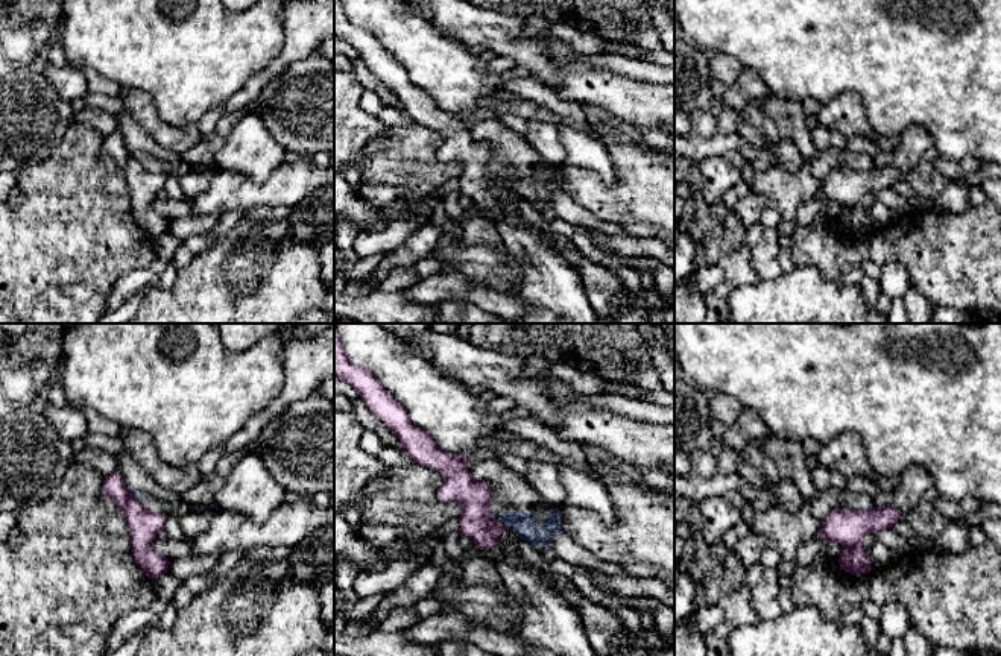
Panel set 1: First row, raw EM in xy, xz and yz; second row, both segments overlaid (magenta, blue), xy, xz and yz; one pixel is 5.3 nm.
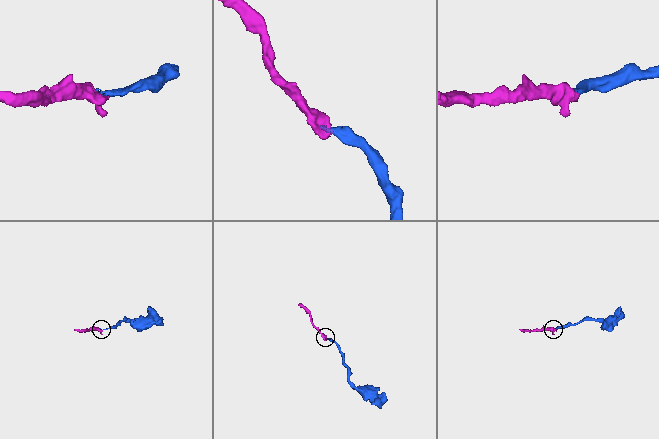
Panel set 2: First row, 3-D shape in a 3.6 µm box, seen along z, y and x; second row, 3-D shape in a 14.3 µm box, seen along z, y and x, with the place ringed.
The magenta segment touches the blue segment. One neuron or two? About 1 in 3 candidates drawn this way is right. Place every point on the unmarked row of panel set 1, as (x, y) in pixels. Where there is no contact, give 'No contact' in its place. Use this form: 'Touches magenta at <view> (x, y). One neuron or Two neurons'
Touches magenta at yz (866, 170). Two neurons

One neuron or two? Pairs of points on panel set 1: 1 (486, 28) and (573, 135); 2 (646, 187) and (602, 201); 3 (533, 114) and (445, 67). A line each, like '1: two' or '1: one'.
1: two
2: one
3: one

